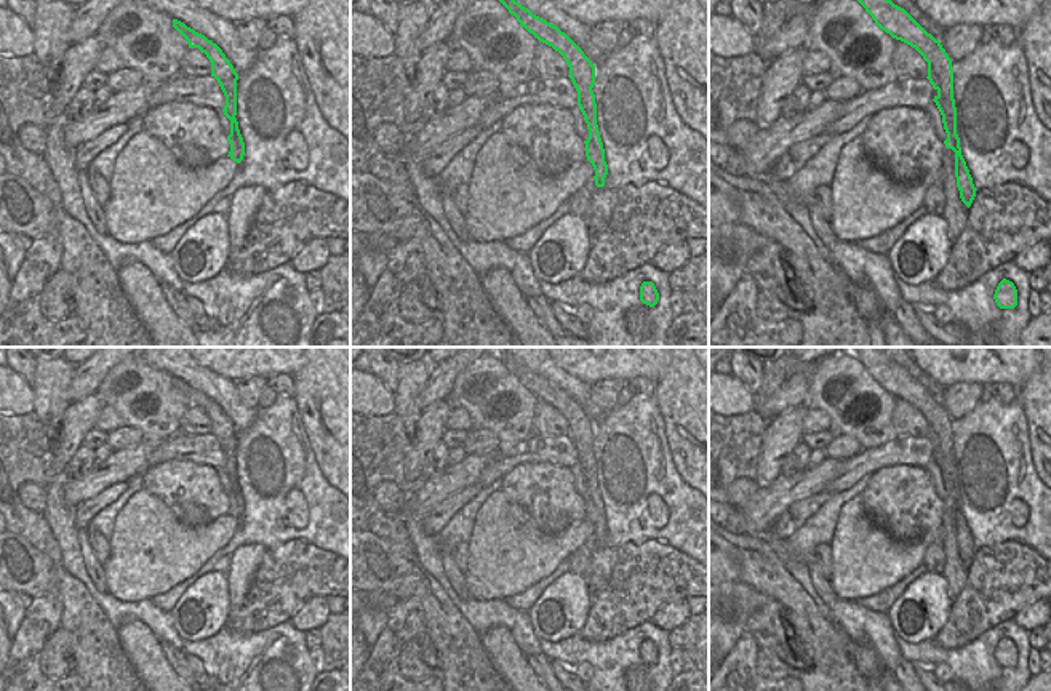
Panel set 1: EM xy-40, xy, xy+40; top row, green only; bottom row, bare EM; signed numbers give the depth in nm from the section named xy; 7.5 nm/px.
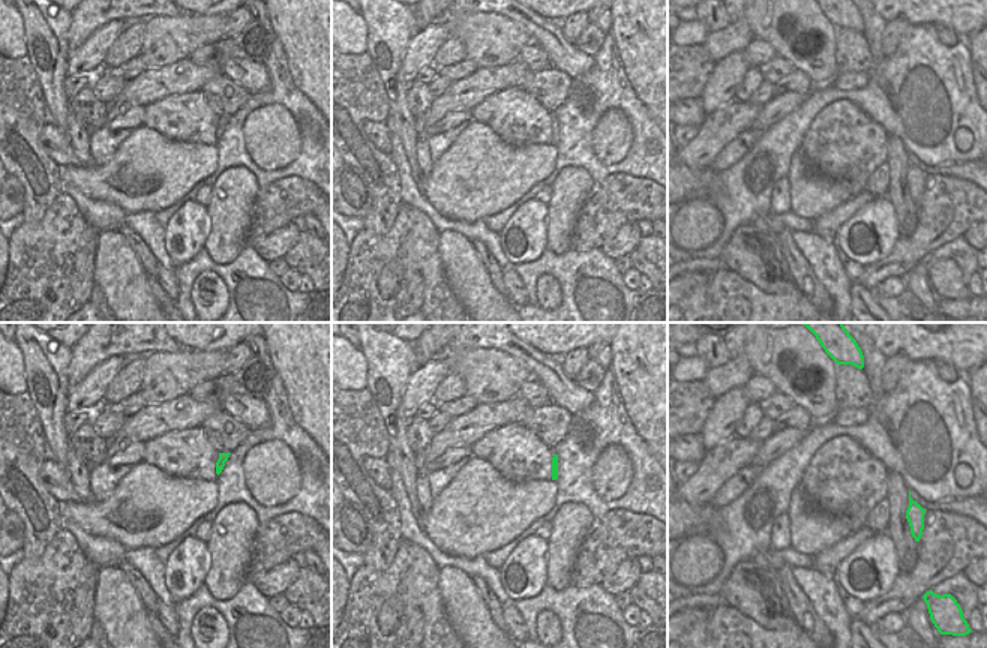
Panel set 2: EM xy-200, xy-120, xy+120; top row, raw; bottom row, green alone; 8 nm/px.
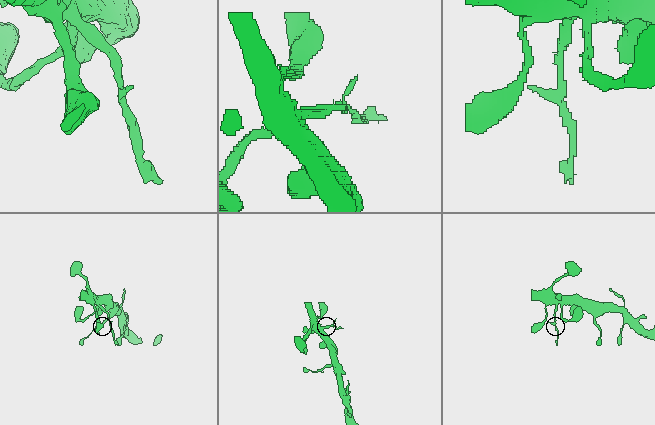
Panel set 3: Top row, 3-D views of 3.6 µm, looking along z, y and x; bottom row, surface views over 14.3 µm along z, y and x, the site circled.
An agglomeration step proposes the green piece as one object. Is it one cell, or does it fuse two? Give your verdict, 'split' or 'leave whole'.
split

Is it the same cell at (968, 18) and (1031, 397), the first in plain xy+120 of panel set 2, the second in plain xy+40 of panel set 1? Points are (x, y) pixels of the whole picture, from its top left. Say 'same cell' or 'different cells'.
different cells

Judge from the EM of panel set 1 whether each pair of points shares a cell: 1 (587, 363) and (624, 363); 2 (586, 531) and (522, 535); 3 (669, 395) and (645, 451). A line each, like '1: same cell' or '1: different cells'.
1: same cell
2: same cell
3: different cells

